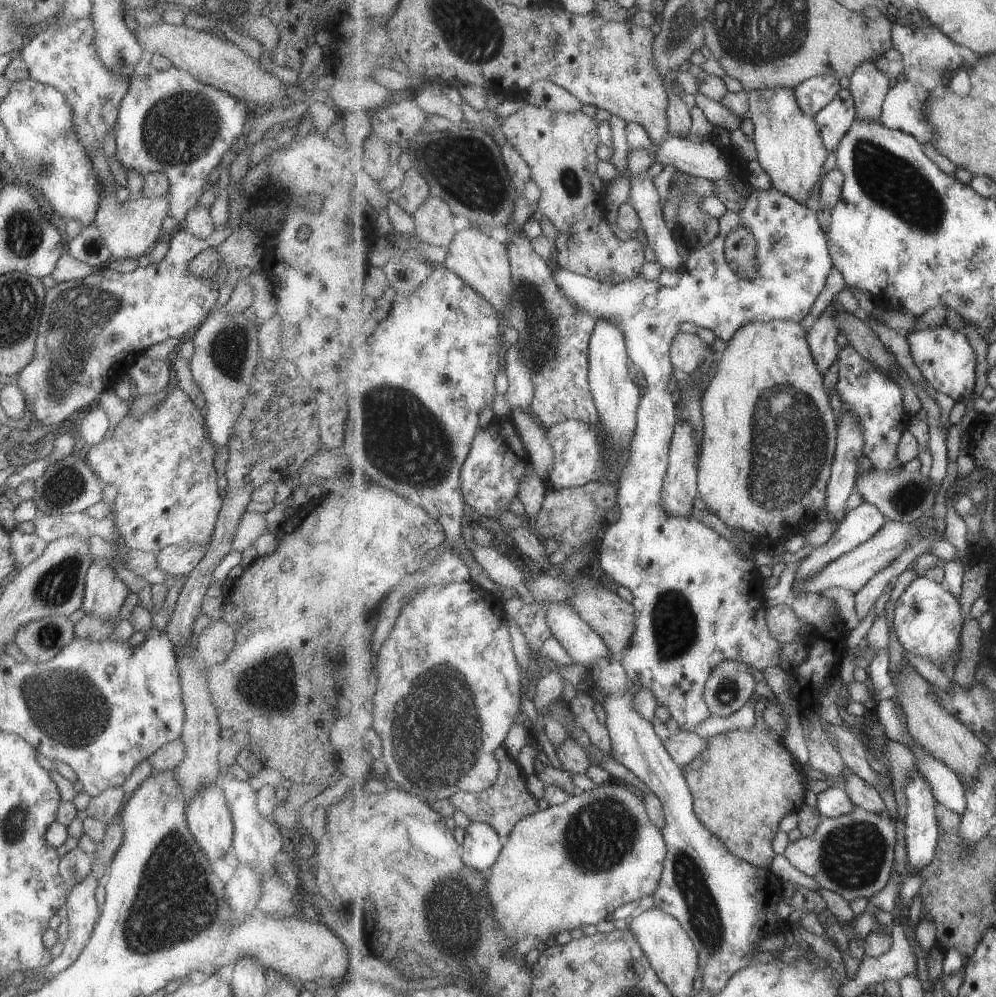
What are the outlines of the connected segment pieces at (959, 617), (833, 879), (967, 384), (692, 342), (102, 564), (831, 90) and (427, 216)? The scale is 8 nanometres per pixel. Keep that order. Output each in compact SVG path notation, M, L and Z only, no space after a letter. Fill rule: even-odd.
M918 577L898 600L895 629L903 647L938 667L946 667L962 651L962 632L966 624L962 604L946 583Z
M858 807L855 812L841 818L826 817L813 836L802 836L796 842L791 842L784 855L796 868L802 870L802 873L816 878L824 889L838 893L849 903L858 898L871 899L882 892L892 878L895 864L894 854L896 854L896 842L898 842L896 838L898 825L900 823L892 820L889 813L878 815Z
M947 326L918 330L908 334L914 359L924 377L936 390L947 393L958 402L969 403L978 382L978 352L963 330L956 332Z
M681 331L671 349L673 364L680 375L691 376L705 360L707 344L696 333Z
M96 558L85 577L85 594L81 609L102 623L112 621L121 611L129 589L120 580L109 563Z
M831 75L812 78L797 88L802 108L814 117L829 106L841 91L840 80Z
M431 197L414 217L420 240L438 247L451 247L461 229L462 221L440 198Z

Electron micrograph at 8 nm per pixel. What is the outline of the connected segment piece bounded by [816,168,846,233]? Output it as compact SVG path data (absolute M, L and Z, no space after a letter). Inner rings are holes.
M838 168L831 170L822 179L821 200L816 210L818 220L820 220L820 224L822 224L822 228L826 233L831 227L832 212L843 194L845 180L845 175Z

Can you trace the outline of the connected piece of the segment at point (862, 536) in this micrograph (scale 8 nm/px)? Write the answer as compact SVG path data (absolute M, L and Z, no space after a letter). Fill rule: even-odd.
M865 503L858 509L852 509L834 538L802 560L795 581L802 582L806 577L853 552L876 536L889 522L889 517L875 503Z

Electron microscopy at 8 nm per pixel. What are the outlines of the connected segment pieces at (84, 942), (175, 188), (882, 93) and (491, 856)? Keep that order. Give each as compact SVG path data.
M90 874L77 886L69 888L67 902L64 904L68 910L68 939L64 943L62 954L45 967L45 976L56 977L60 972L66 971L88 945L101 916L94 895L98 883L98 879Z
M170 67L166 71L151 70L148 77L133 76L129 90L119 107L116 122L116 156L126 172L137 170L142 175L148 172L162 172L169 181L169 200L172 206L169 215L182 226L192 208L205 192L208 174L217 168L227 151L243 134L242 128L252 115L248 106L230 94L202 84L188 72Z
M866 61L851 77L852 93L856 98L860 119L876 119L882 121L885 103L893 90L890 76L877 62Z
M471 823L466 829L465 862L474 869L488 872L498 863L506 840L489 823Z

